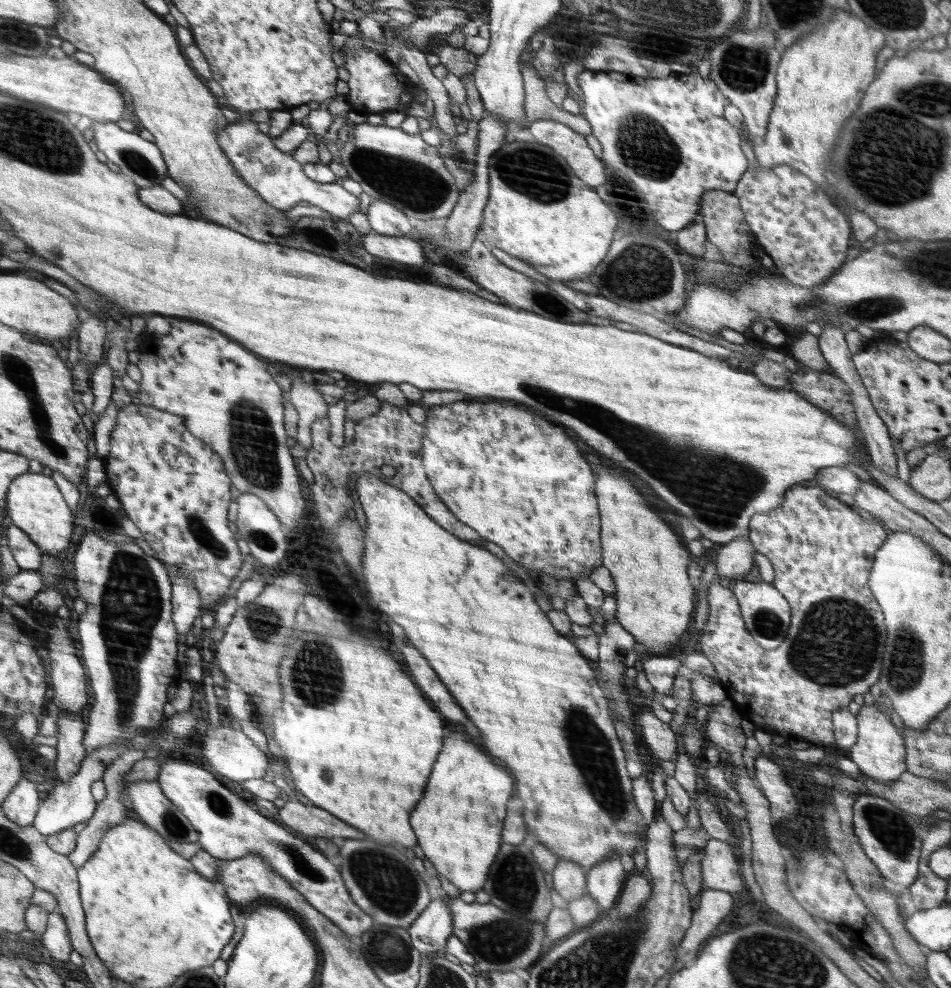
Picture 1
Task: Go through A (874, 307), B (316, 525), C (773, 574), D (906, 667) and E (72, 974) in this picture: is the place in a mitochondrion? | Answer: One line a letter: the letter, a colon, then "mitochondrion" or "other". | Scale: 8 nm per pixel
A: mitochondrion
B: other
C: other
D: mitochondrion
E: other

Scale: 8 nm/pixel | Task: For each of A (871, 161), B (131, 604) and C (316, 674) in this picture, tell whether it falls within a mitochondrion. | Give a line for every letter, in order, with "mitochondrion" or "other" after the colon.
A: mitochondrion
B: mitochondrion
C: mitochondrion

